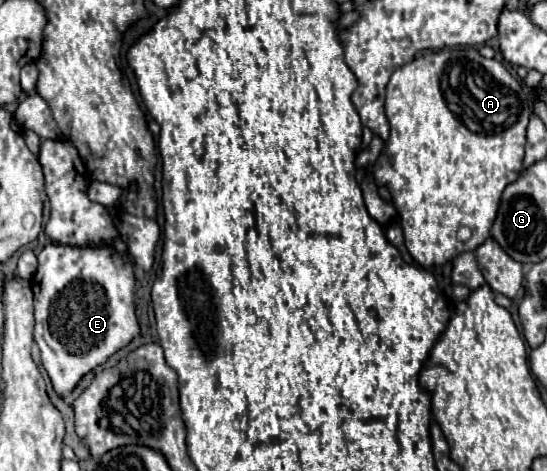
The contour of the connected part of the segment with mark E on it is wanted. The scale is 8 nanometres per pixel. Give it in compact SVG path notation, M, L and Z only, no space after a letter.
M47 244L39 252L39 268L33 276L35 318L43 318L43 338L55 352L55 364L47 370L57 396L69 396L81 378L105 364L115 352L139 336L135 316L133 266L113 248L71 248Z

